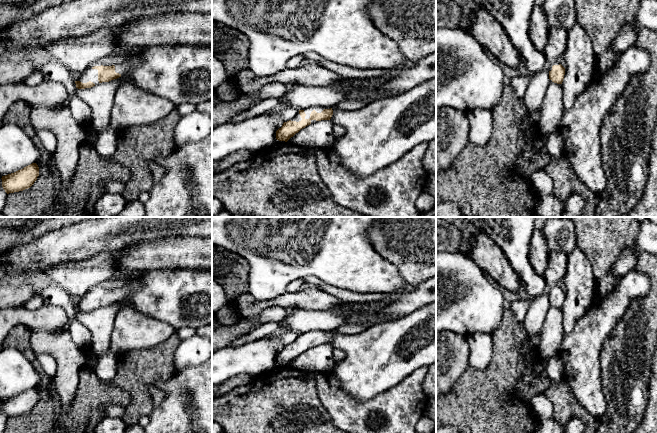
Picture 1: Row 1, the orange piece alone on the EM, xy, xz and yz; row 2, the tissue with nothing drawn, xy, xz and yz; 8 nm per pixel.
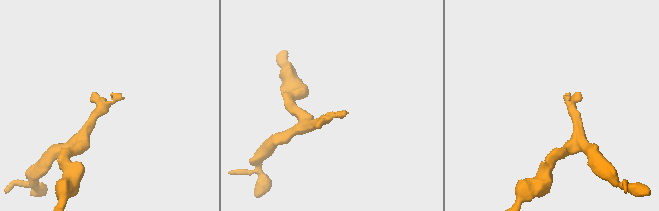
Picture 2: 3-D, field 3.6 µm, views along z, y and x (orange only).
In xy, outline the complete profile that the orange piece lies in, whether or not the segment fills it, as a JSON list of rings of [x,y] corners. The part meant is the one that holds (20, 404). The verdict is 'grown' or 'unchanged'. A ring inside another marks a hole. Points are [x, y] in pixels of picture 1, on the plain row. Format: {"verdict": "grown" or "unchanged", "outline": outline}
{"verdict": "unchanged", "outline": [[[32,387],[21,394],[2,400],[2,411],[7,418],[30,412],[39,400],[39,391]]]}

